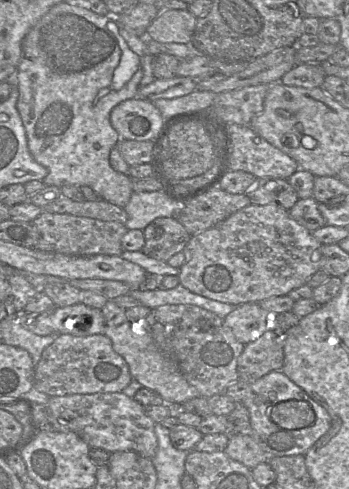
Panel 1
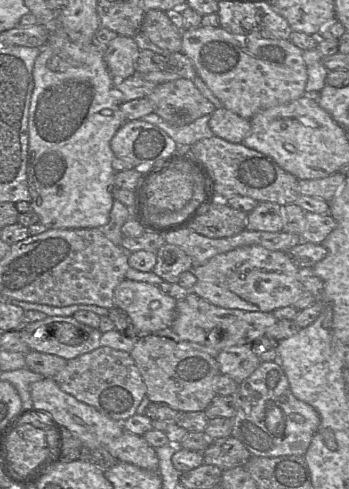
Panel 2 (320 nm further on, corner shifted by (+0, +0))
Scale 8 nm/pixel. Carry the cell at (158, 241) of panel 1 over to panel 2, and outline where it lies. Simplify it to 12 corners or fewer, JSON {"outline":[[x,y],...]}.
{"outline":[[165,243],[153,272],[171,284],[193,261],[178,246]]}

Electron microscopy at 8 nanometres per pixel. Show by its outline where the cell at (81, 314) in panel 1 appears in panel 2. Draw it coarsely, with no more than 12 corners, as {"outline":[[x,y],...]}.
{"outline":[[72,316],[18,330],[31,351],[66,360],[101,347]]}

